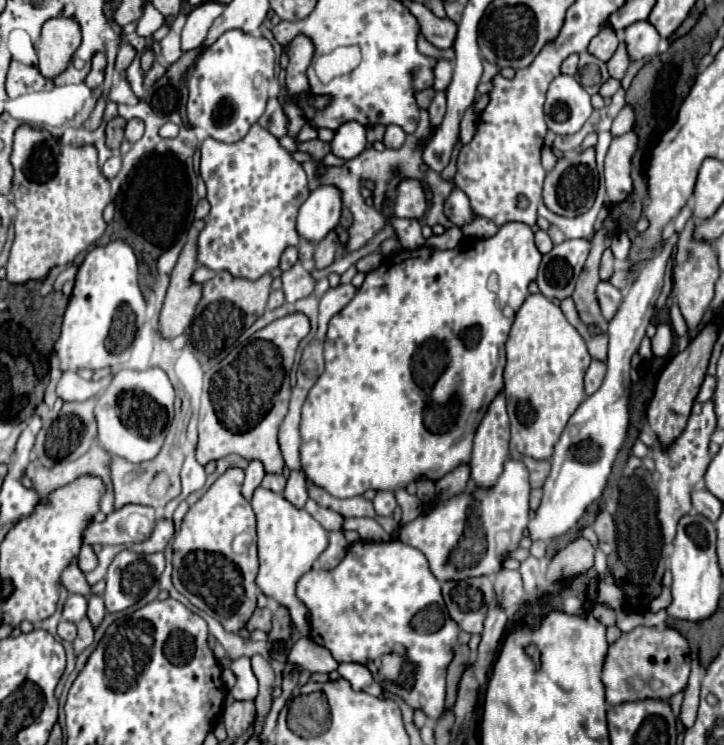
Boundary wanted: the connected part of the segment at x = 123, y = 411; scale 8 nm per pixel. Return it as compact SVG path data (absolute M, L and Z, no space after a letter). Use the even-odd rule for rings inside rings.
M154 367L146 371L120 369L108 389L96 401L96 421L98 421L98 441L100 445L130 463L150 461L158 455L166 427L174 417L174 389L168 375Z

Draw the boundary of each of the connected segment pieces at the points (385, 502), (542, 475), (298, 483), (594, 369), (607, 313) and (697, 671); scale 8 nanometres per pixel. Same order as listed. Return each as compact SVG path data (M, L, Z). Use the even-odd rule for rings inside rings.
M378 491L376 497L374 497L374 509L376 509L376 515L392 515L396 507L396 497L392 491Z
M522 457L530 471L530 485L532 487L542 487L546 481L546 475L550 473L550 461L536 461L532 457Z
M292 471L284 489L284 497L298 509L304 507L308 499L308 489L306 489L306 477L302 471Z
M592 359L588 371L586 371L586 379L584 379L584 387L586 387L586 395L592 395L594 391L598 391L598 387L602 385L602 379L606 375L606 363Z
M600 281L598 287L596 287L596 299L600 303L600 311L606 319L612 319L620 301L622 301L622 293L612 287L608 281Z
M694 657L692 663L692 673L688 679L688 685L684 689L684 701L682 701L682 709L680 709L680 721L684 723L686 729L690 729L694 725L696 719L696 711L698 711L698 695L700 695L700 679L704 675L704 669L700 667L698 659Z

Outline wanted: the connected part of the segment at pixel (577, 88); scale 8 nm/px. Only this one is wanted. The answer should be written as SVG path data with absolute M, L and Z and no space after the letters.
M558 75L546 93L546 125L556 135L572 135L592 115L592 103L586 89L570 75Z

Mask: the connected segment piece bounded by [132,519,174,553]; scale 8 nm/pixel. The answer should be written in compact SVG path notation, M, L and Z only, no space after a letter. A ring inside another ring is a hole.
M160 519L160 521L156 521L156 529L152 531L152 535L146 541L136 543L132 547L132 551L138 551L138 553L158 553L158 551L164 551L164 547L172 539L172 535L174 535L172 521Z

